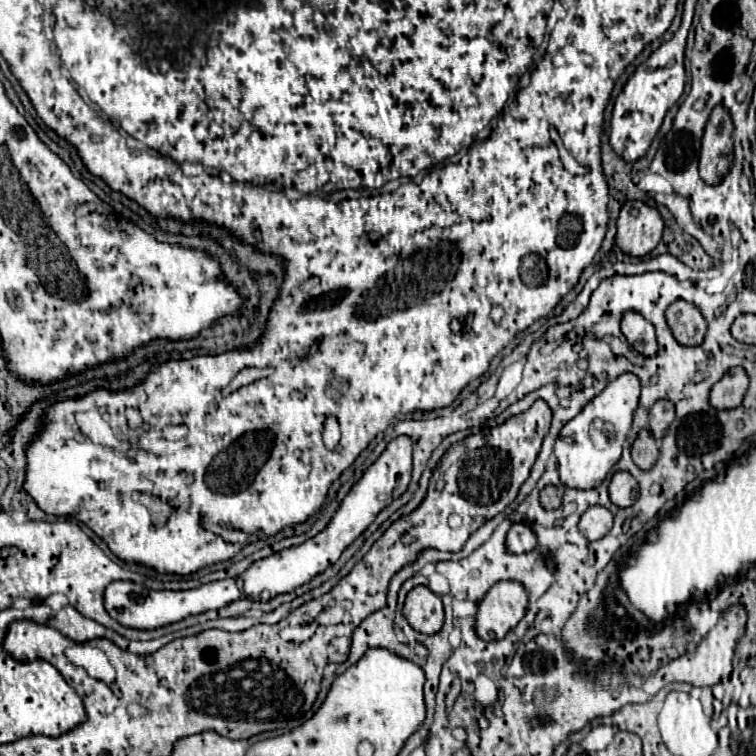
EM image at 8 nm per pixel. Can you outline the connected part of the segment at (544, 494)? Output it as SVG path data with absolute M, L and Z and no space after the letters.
M545 487L543 491L541 491L541 505L543 505L543 509L547 509L547 511L553 511L553 509L557 509L562 504L563 498L563 489L559 489L558 487Z

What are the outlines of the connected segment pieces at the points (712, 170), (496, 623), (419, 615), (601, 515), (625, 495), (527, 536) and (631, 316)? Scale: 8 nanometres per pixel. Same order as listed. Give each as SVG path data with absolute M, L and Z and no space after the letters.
M715 107L703 135L699 155L699 175L707 185L717 185L733 163L733 121L725 107Z
M495 583L477 605L475 633L485 641L505 637L505 633L513 629L525 615L527 601L527 591L521 583Z
M425 585L413 587L405 599L405 617L409 625L425 635L433 635L443 627L443 603Z
M601 505L589 507L579 519L579 531L589 541L597 541L597 539L605 537L611 527L613 527L613 515L609 509L605 509Z
M617 471L609 485L611 503L617 507L631 507L637 501L637 495L639 495L639 485L635 477L627 471Z
M513 523L507 533L505 547L507 547L507 553L517 553L517 555L527 553L537 547L537 537L525 523Z
M629 311L623 315L621 331L629 345L639 351L645 357L653 357L657 353L657 339L655 339L655 327L643 319L639 313Z

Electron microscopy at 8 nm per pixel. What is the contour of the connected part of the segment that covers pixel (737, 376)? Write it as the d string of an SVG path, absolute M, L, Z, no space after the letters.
M743 367L729 369L709 391L709 403L715 409L735 409L741 405L749 387L749 377Z

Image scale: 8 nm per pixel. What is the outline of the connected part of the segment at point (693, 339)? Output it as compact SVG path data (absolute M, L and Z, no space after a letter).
M683 299L669 305L667 325L679 345L695 347L695 345L701 345L705 339L707 323L705 323L701 311Z

